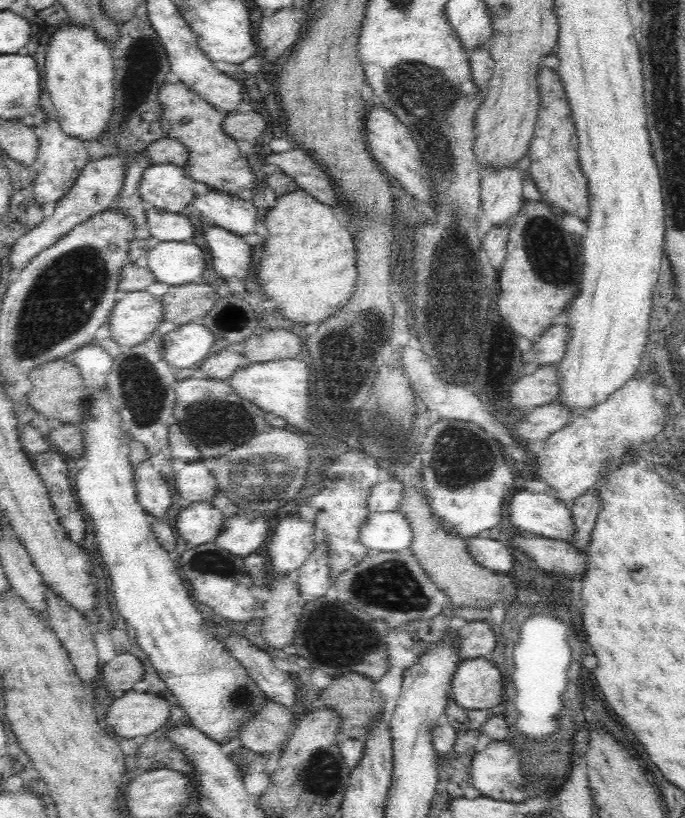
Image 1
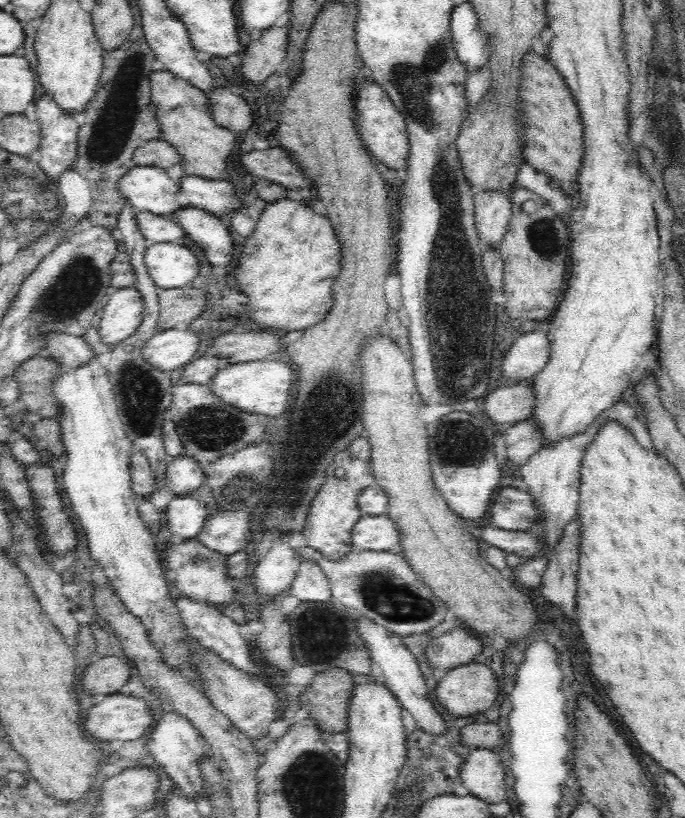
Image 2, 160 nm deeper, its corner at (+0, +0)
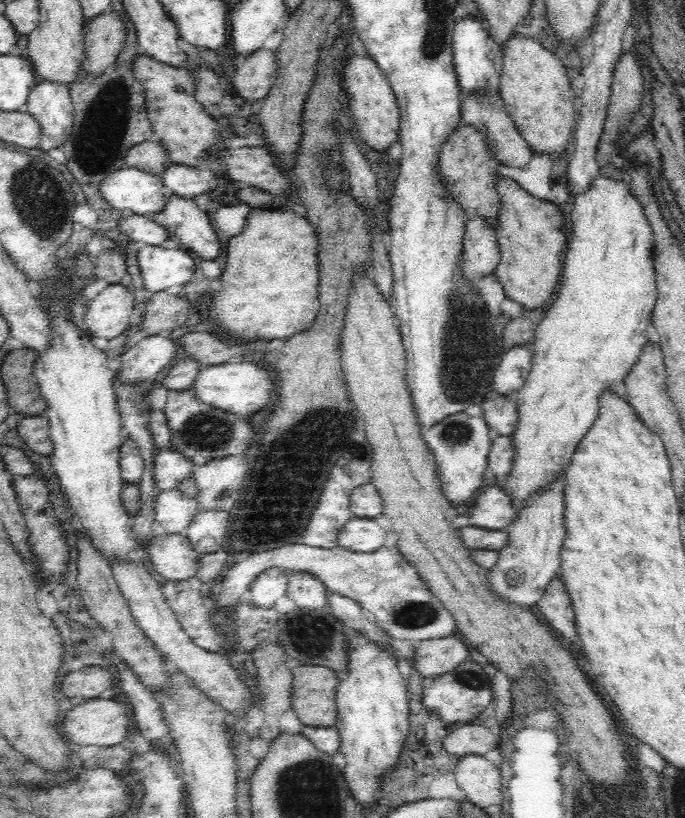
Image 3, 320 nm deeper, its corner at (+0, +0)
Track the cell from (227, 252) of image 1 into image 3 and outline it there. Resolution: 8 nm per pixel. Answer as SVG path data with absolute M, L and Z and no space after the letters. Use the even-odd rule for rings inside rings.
M174 195L168 196L162 208L154 215L153 222L166 229L167 240L174 240L179 248L194 256L200 256L204 260L216 258L218 250L220 250L220 241L218 241L218 237L210 225L206 210L199 207L193 199Z

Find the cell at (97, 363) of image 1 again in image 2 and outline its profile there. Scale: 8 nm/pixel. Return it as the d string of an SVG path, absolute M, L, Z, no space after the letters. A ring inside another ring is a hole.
M48 332L43 353L61 364L61 368L78 368L94 358L94 350L80 336L65 332Z

